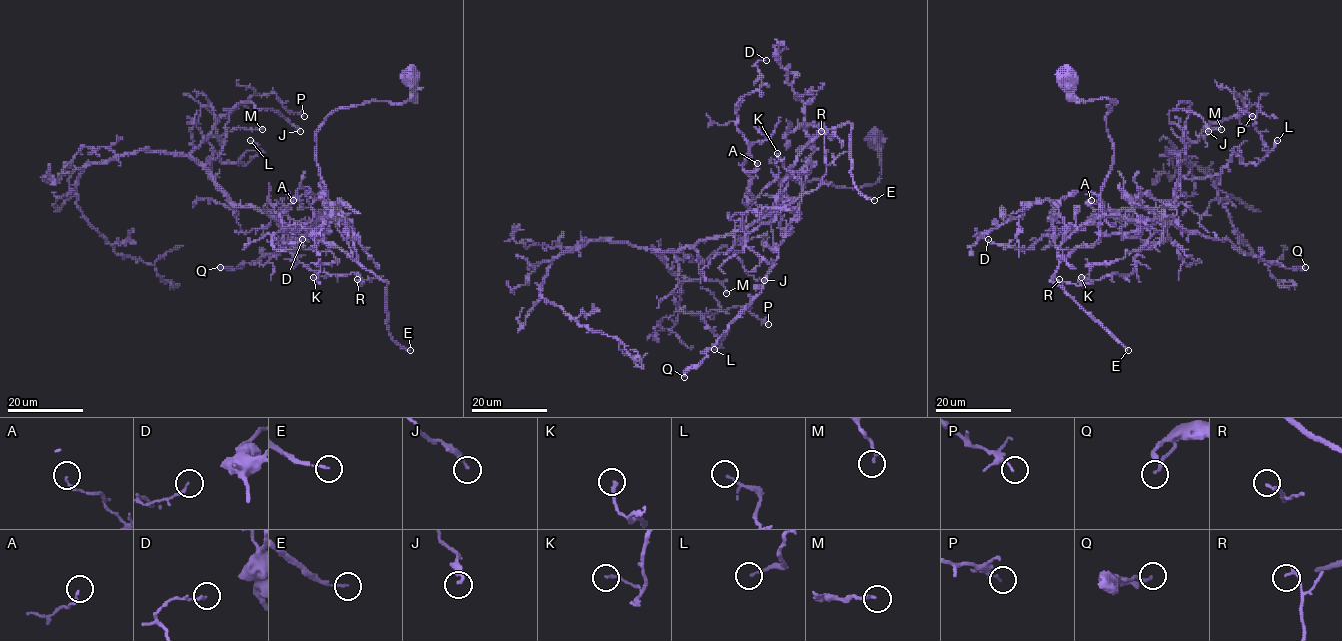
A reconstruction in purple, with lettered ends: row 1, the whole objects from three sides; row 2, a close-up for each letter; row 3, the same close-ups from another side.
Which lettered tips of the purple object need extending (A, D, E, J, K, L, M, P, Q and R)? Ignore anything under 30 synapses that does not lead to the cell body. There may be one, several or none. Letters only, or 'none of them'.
E

